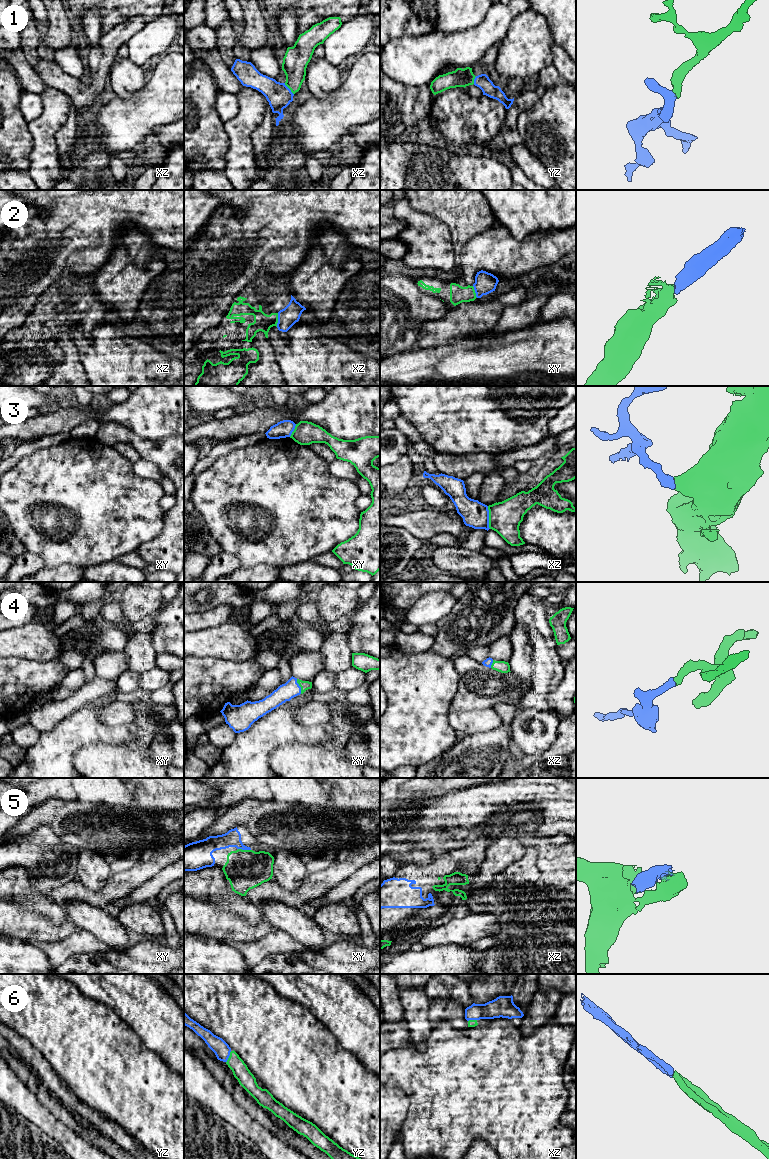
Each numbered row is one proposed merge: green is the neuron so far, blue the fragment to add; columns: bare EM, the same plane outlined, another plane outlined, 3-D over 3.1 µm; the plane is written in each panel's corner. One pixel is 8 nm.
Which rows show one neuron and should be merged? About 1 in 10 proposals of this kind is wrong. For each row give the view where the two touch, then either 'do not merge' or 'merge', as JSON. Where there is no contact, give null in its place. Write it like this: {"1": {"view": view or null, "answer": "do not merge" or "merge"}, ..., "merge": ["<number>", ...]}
{"1": {"view": "xz", "answer": "merge"}, "2": {"view": "xz", "answer": "merge"}, "3": {"view": "xz", "answer": "do not merge"}, "4": {"view": "xy", "answer": "merge"}, "5": {"view": "xy", "answer": "merge"}, "6": {"view": "yz", "answer": "merge"}, "merge": ["1", "2", "4", "5", "6"]}

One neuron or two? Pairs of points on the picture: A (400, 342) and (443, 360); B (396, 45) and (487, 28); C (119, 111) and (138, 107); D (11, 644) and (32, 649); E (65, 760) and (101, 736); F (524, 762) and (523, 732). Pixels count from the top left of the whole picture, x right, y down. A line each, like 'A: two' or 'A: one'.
A: two
B: one
C: one
D: one
E: one
F: two

